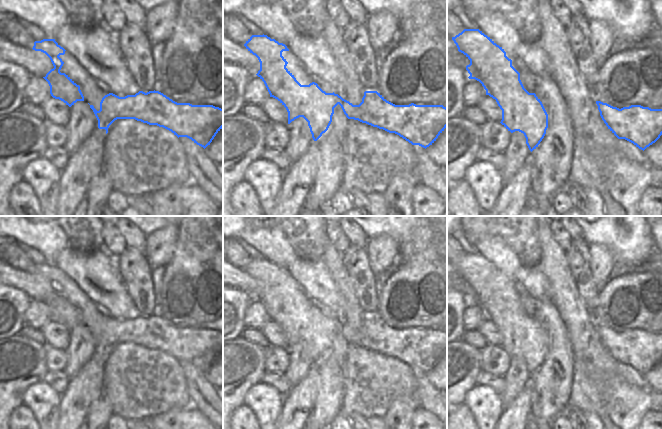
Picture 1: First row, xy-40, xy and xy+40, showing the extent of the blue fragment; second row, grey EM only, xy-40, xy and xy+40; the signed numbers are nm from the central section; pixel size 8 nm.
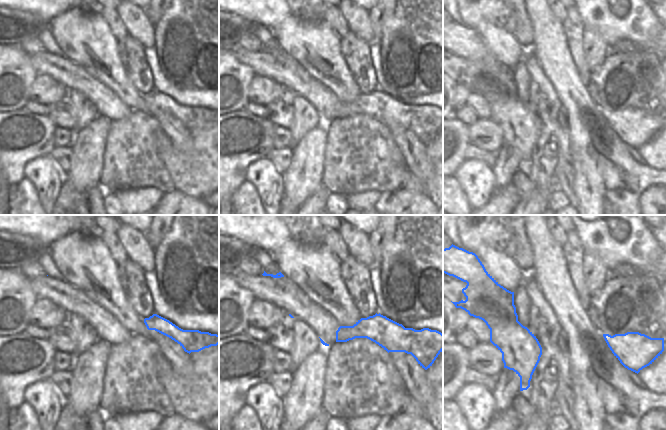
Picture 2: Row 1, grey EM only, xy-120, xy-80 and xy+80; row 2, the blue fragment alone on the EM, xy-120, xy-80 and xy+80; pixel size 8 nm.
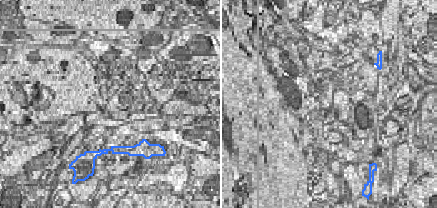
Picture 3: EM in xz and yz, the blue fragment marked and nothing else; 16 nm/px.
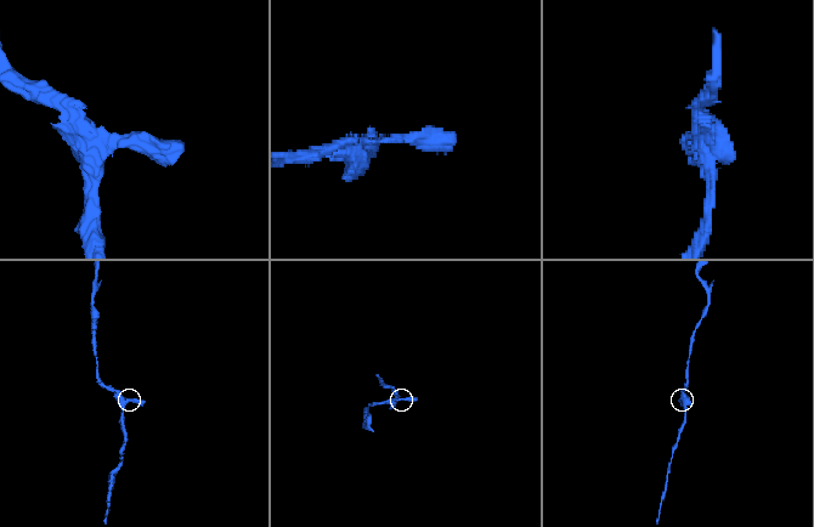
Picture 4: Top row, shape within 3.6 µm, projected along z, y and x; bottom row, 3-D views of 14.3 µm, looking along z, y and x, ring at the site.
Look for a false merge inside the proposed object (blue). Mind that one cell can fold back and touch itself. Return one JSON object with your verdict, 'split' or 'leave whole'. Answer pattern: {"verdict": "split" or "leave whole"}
{"verdict": "leave whole"}

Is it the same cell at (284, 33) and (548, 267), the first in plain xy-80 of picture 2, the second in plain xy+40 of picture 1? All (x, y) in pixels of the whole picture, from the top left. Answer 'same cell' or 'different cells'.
different cells

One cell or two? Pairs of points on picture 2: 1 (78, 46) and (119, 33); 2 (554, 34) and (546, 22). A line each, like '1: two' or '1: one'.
1: two
2: one

